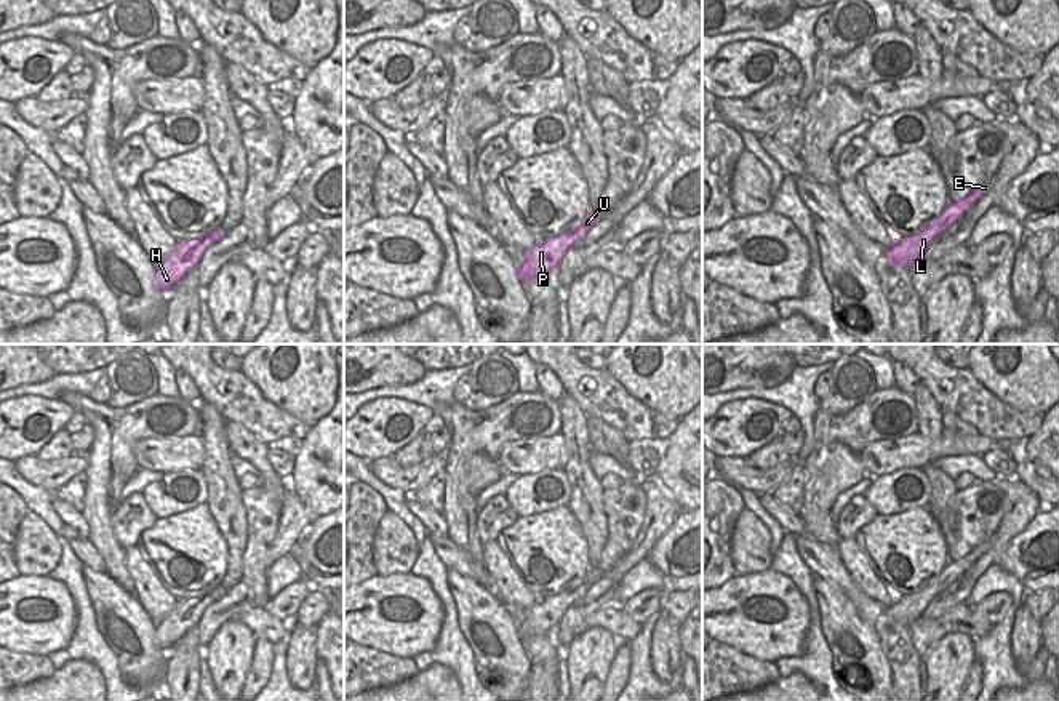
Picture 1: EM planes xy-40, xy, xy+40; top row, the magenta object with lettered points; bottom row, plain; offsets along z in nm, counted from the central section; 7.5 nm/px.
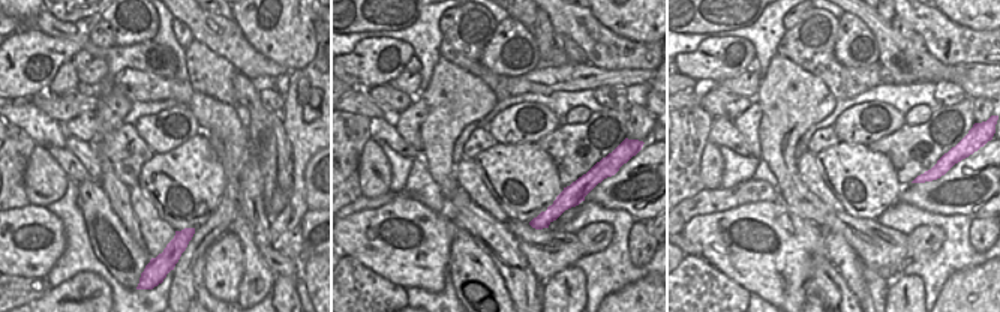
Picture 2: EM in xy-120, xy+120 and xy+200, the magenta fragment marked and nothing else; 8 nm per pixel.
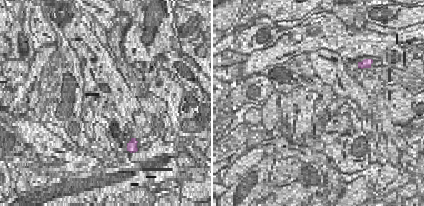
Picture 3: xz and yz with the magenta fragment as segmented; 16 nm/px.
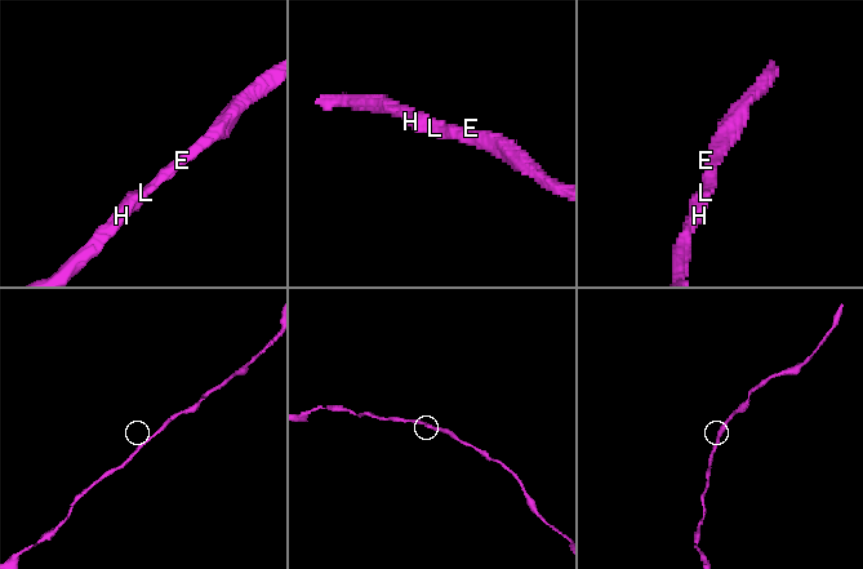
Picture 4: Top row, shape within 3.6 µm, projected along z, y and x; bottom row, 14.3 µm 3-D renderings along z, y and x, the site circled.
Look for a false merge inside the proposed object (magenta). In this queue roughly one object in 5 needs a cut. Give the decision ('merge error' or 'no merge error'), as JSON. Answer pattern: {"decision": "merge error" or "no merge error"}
{"decision": "no merge error"}

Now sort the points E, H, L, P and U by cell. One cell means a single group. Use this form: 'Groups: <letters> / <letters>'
Groups: E H L P U.

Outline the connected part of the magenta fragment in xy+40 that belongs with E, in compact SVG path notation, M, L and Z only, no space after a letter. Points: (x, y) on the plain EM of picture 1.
M989 543L976 546L968 555L949 560L937 578L920 592L904 597L894 597L893 603L886 608L888 624L901 624L909 627L917 621L933 599L955 583L984 552L989 551Z

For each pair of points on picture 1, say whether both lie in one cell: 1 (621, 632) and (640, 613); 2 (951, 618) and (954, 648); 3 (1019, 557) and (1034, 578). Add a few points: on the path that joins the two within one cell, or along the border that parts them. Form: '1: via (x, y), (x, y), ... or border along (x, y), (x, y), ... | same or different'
1: border along (621, 607), (639, 624) | different
2: border along (973, 637), (967, 634), (944, 634), (922, 656) | different
3: via (1024, 562), (1034, 573) | same

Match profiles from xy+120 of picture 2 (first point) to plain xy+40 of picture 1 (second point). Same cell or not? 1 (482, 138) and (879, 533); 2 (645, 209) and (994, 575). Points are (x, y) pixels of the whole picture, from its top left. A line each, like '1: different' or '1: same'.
1: different
2: different

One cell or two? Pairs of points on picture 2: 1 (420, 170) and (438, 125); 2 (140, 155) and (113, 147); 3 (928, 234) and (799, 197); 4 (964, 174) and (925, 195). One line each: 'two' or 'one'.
1: two
2: one
3: two
4: one

